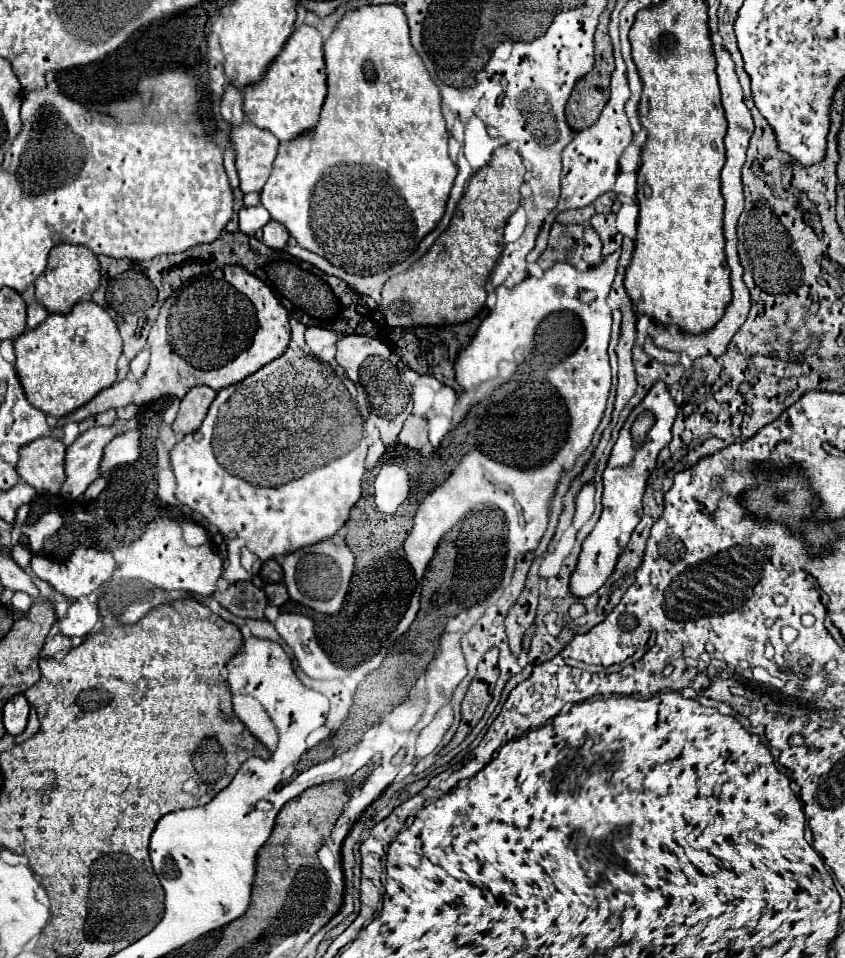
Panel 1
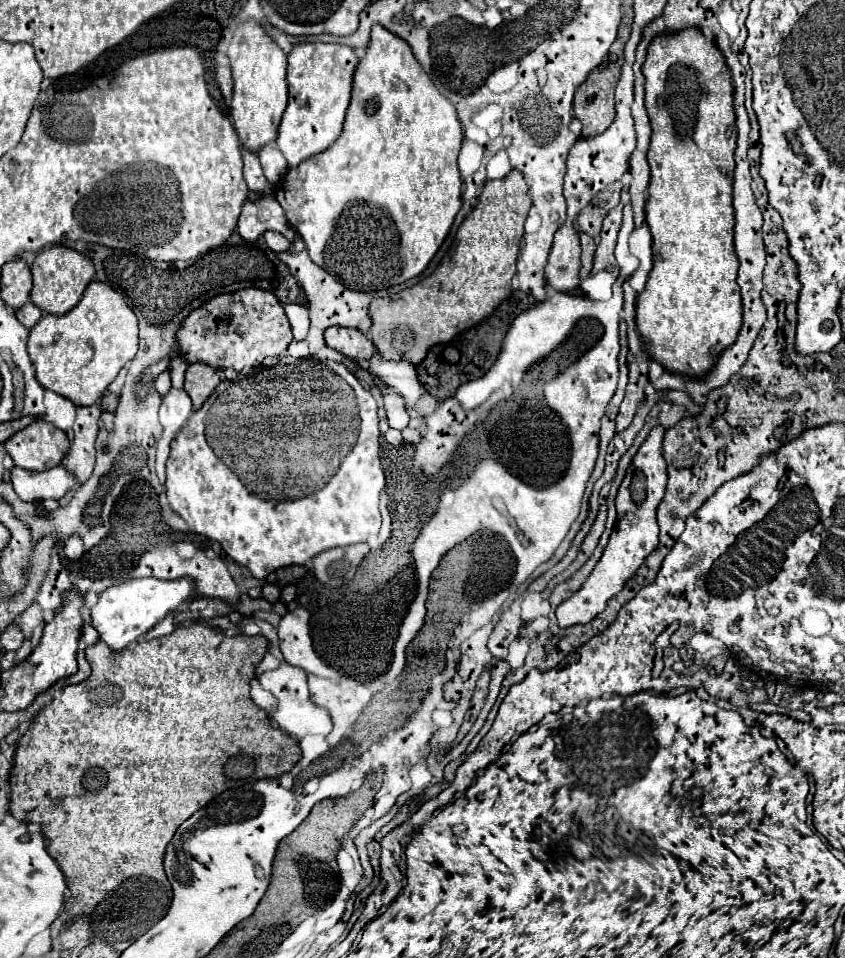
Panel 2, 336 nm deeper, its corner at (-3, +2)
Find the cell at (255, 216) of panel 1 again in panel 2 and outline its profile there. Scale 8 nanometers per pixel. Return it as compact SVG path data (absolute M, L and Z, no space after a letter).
M263 195L257 201L247 199L243 203L237 229L245 241L255 241L259 235L263 235L269 229L285 235L289 241L293 241L293 235L295 235L293 227L285 219L285 211L279 207L277 199L271 195Z

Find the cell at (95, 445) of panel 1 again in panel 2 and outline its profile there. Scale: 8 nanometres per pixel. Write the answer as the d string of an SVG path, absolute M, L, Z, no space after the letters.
M57 465L43 473L15 467L11 471L11 483L15 493L23 501L39 501L39 499L61 499L77 485L77 477L63 465Z

